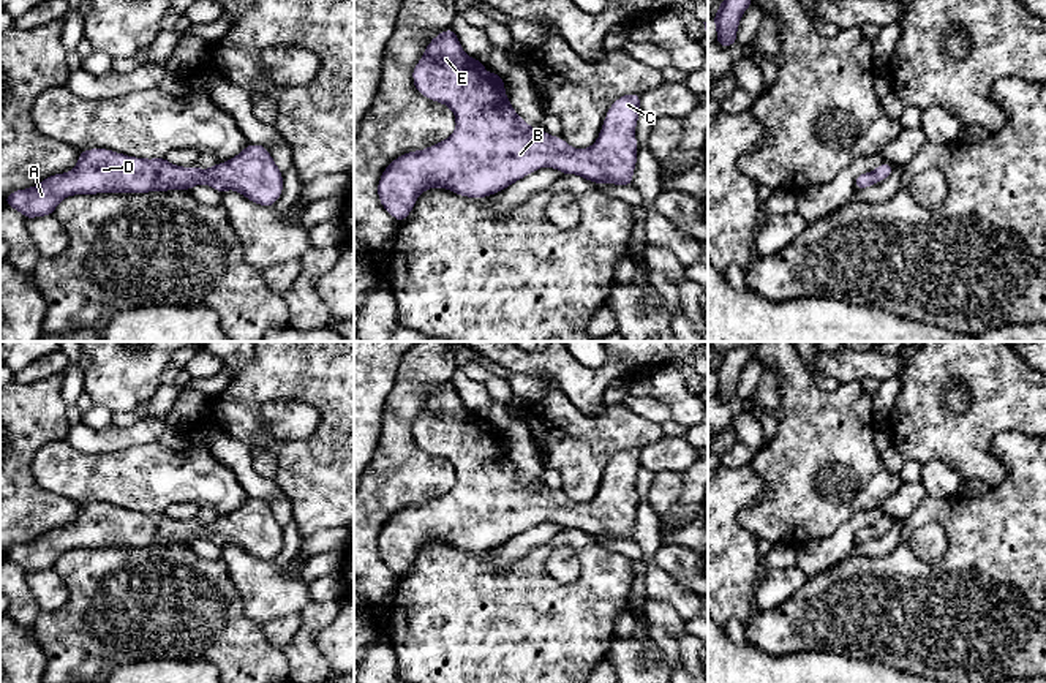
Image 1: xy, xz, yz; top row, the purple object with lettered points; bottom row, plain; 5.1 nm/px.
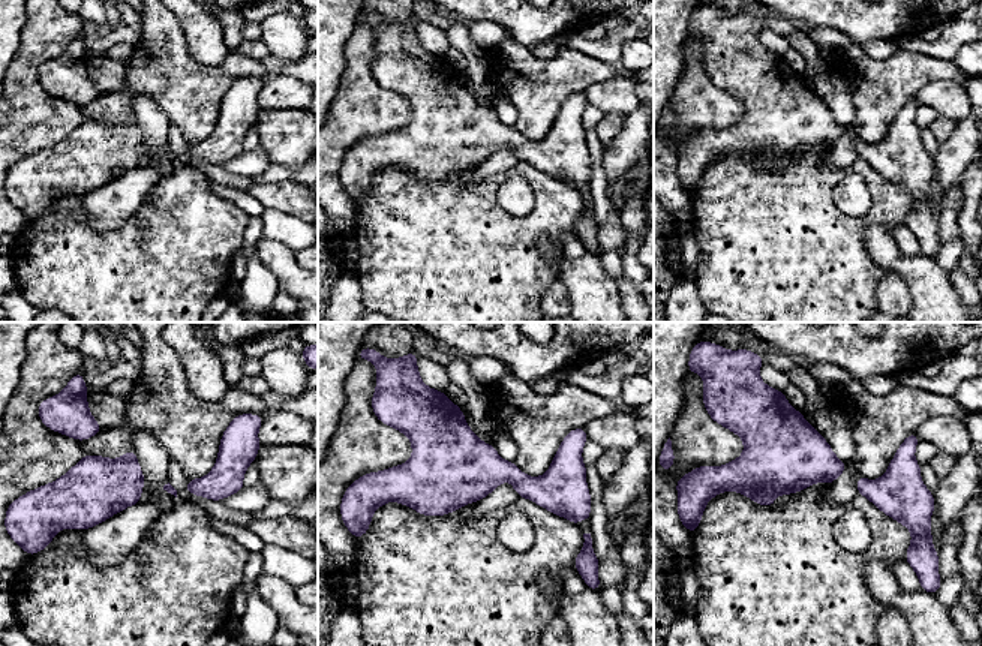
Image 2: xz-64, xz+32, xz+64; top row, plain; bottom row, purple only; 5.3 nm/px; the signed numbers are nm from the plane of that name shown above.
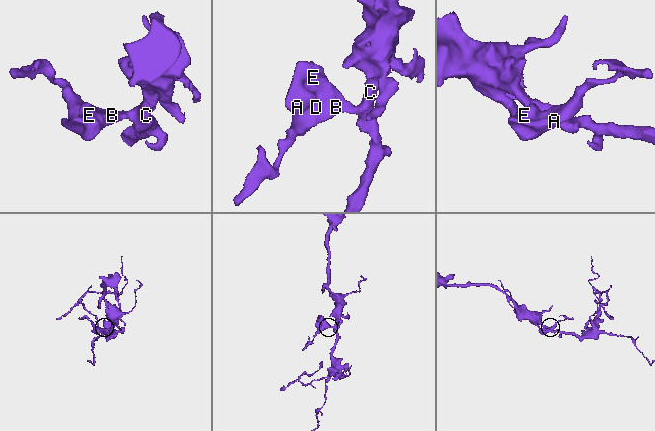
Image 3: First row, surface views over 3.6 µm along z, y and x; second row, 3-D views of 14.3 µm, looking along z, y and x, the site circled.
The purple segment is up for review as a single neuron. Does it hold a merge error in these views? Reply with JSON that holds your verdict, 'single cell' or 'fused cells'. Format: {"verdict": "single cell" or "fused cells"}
{"verdict": "single cell"}

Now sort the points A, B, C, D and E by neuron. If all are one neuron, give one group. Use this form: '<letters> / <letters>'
A B C D E

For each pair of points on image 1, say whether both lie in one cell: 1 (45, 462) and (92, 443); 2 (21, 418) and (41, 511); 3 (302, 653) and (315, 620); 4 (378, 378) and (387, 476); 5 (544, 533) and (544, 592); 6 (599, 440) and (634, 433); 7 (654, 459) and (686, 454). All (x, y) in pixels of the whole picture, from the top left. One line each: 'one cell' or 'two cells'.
1: two cells
2: one cell
3: one cell
4: two cells
5: two cells
6: one cell
7: one cell

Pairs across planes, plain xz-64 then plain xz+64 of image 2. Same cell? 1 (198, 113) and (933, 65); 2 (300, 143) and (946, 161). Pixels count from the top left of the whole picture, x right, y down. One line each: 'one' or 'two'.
1: one
2: two

